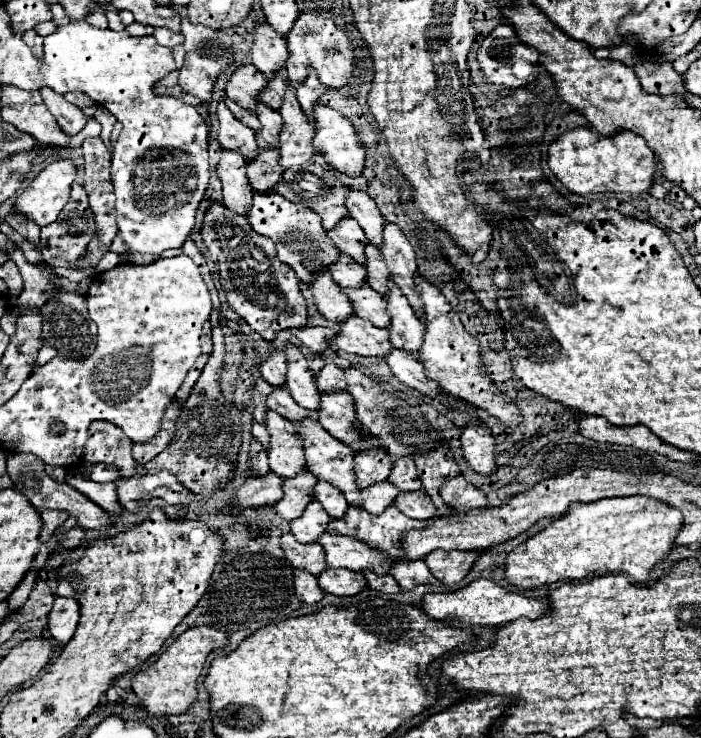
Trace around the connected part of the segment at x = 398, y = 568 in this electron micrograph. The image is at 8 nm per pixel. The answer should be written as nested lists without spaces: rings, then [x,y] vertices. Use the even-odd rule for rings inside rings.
[[[396,561],[390,569],[390,575],[400,583],[404,591],[414,589],[416,585],[430,583],[430,585],[440,585],[440,581],[430,573],[424,561]]]

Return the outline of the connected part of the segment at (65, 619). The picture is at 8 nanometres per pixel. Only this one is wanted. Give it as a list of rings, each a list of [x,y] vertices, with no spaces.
[[[56,597],[54,607],[48,615],[48,631],[58,645],[66,645],[76,633],[80,619],[80,607],[76,601],[66,597]]]

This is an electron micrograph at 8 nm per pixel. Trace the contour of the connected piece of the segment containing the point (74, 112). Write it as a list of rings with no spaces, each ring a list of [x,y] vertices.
[[[40,89],[40,95],[44,97],[44,103],[48,105],[50,113],[54,115],[54,119],[58,121],[58,125],[64,129],[66,135],[72,137],[72,135],[78,135],[82,131],[88,117],[76,105],[64,101],[62,95],[52,93],[50,89]]]

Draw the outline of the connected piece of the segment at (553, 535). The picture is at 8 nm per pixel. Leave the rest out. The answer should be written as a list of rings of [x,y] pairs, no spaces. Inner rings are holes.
[[[644,495],[574,503],[564,517],[508,555],[506,581],[518,589],[534,589],[560,579],[580,581],[594,573],[622,573],[634,583],[648,583],[652,567],[668,559],[680,529],[678,509]]]

